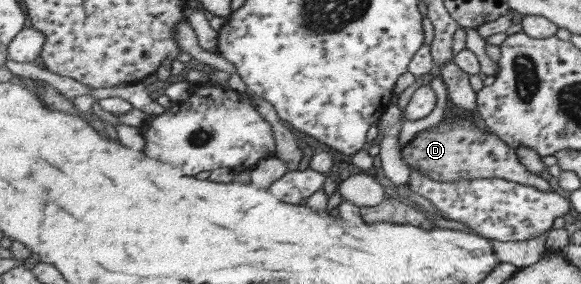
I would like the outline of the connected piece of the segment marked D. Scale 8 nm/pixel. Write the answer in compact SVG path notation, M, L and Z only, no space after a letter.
M457 115L451 117L449 121L441 119L434 127L426 129L414 135L412 140L402 146L402 158L410 168L417 167L424 172L424 175L434 178L441 182L459 182L463 179L480 179L480 178L505 178L505 180L512 180L519 184L529 185L531 187L539 188L545 192L552 192L554 188L541 175L533 174L521 161L519 153L513 149L513 146L507 145L505 141L497 137L497 134L489 130L481 132L479 128L473 123L471 118L464 115Z

